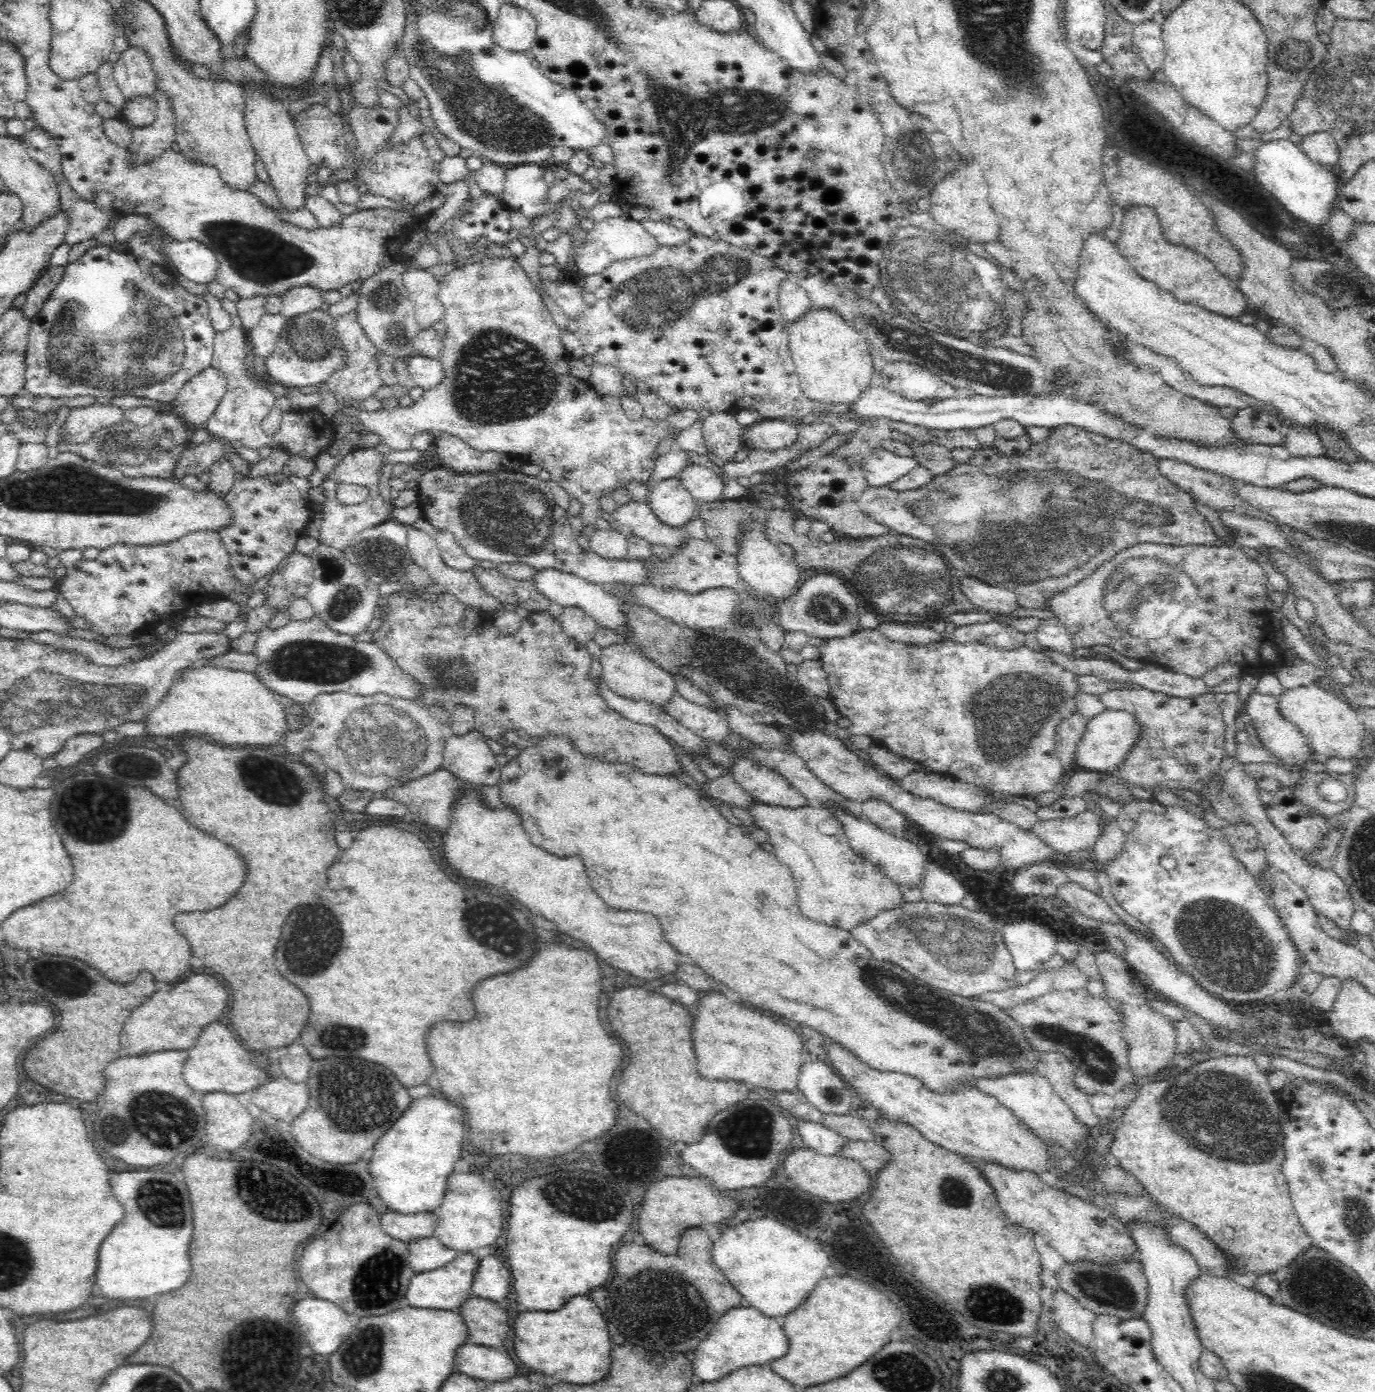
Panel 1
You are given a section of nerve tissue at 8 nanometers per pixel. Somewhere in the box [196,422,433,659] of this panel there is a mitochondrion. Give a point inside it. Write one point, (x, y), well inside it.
(340, 608)

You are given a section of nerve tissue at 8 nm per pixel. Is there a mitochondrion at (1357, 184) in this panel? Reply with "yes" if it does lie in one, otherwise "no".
no

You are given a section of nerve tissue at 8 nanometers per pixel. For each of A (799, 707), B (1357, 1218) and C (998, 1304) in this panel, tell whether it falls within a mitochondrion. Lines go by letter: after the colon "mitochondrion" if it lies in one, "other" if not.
A: mitochondrion
B: mitochondrion
C: mitochondrion

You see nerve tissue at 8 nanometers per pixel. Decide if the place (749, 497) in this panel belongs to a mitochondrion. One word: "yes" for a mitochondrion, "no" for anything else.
no

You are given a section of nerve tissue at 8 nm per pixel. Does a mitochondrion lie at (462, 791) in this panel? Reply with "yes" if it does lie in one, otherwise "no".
no

